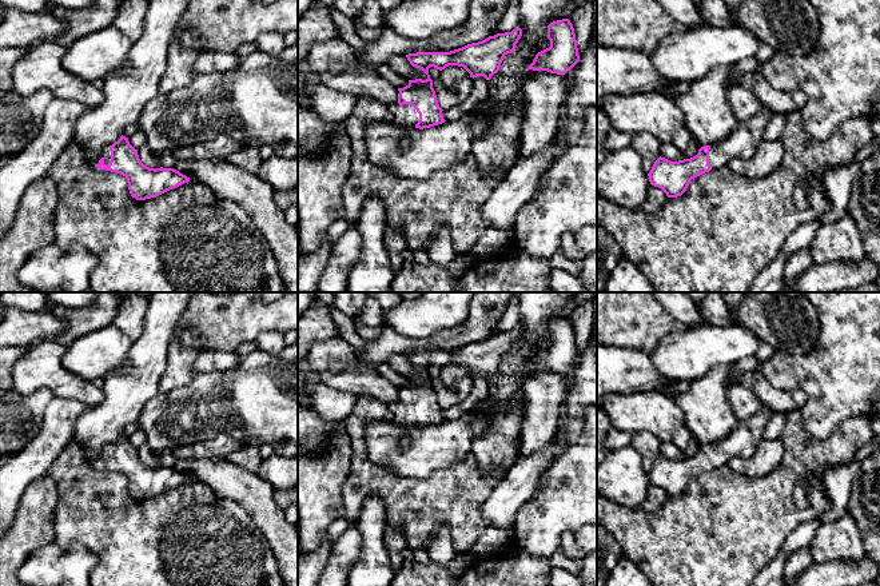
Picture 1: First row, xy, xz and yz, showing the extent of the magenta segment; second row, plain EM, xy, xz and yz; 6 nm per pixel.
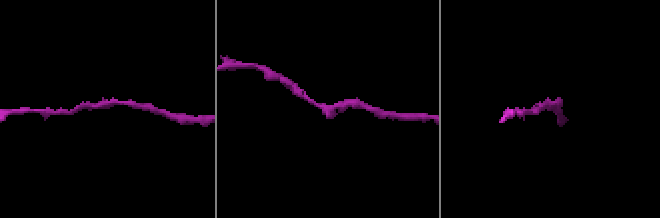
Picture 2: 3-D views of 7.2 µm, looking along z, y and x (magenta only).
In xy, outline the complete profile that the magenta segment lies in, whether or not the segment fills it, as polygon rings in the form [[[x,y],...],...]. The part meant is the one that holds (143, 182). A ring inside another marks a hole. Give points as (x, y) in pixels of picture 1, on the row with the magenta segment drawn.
[[[123,135],[103,150],[95,167],[123,175],[127,179],[131,196],[136,200],[156,198],[190,182],[190,178],[174,168],[155,170],[144,166],[139,159],[138,150]]]

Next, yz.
[[[762,105],[758,113],[742,123],[737,123],[725,139],[704,145],[690,159],[670,162],[658,158],[648,174],[652,186],[661,188],[668,198],[681,196],[692,179],[728,166],[734,158],[753,158],[762,141],[762,132],[775,112]]]

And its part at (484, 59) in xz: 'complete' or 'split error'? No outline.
split error

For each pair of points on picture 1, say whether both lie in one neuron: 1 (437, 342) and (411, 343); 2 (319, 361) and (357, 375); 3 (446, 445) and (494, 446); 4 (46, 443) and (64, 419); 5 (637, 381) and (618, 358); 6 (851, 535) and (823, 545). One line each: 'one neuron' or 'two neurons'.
1: one neuron
2: one neuron
3: two neurons
4: one neuron
5: one neuron
6: one neuron

